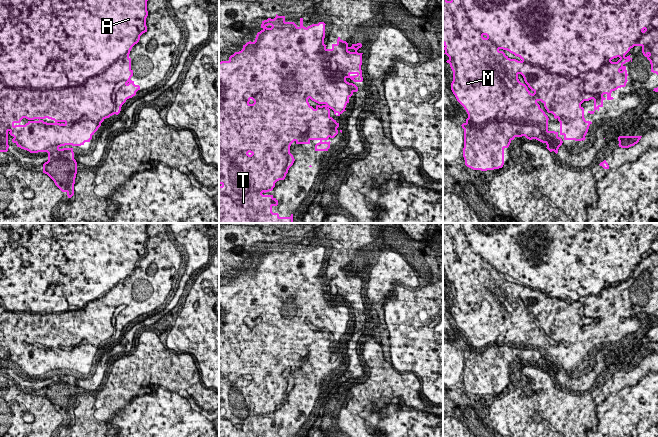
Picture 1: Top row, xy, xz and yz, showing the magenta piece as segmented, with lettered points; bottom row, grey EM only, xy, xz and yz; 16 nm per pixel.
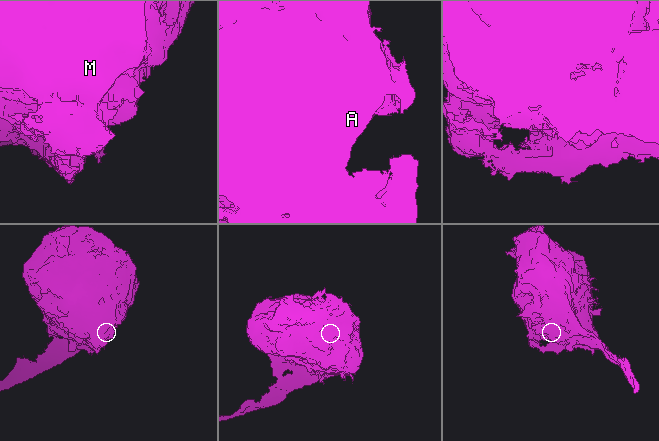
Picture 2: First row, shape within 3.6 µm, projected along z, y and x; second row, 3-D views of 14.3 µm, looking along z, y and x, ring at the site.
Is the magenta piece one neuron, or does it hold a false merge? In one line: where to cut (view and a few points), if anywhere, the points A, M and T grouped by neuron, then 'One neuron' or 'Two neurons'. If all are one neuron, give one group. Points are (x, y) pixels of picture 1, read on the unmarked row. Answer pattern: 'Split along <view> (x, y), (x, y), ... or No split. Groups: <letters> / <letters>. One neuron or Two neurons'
No split. Groups: A M T. One neuron

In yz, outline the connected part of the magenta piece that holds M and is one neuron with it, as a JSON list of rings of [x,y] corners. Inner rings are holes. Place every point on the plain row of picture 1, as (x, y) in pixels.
[[[443,223],[443,268],[445,277],[449,283],[453,295],[453,305],[451,314],[457,325],[464,331],[468,338],[466,346],[461,350],[464,353],[463,381],[465,389],[473,394],[494,394],[502,392],[504,389],[504,373],[508,372],[515,361],[525,360],[527,363],[536,363],[547,369],[547,373],[556,378],[563,365],[558,360],[563,359],[564,364],[584,365],[591,345],[584,342],[584,332],[581,328],[584,325],[594,324],[594,334],[588,335],[594,338],[603,331],[605,323],[614,323],[611,317],[618,312],[625,311],[627,307],[627,294],[624,289],[632,282],[625,280],[634,270],[641,270],[643,279],[650,285],[651,296],[658,299],[658,223]],[[509,275],[518,280],[521,284],[510,283],[503,276]],[[541,325],[548,337],[552,337],[554,342],[560,346],[560,356],[548,354],[548,340],[537,327]]]

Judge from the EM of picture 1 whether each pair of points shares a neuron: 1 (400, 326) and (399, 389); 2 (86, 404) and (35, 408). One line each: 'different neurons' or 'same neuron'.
1: different neurons
2: different neurons

